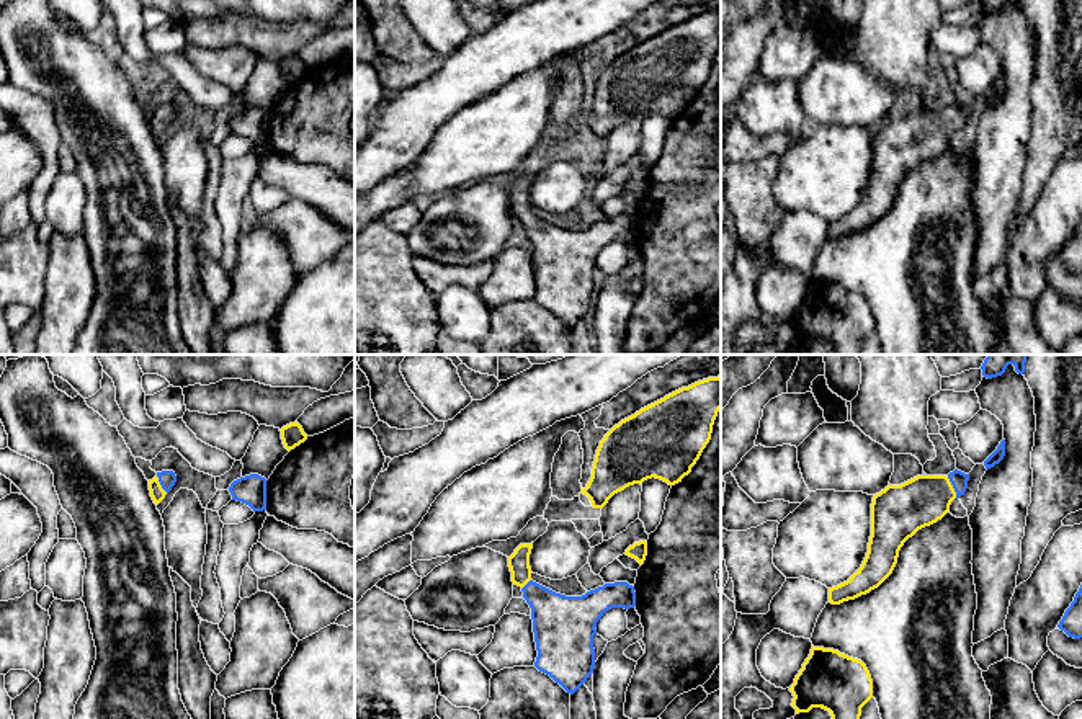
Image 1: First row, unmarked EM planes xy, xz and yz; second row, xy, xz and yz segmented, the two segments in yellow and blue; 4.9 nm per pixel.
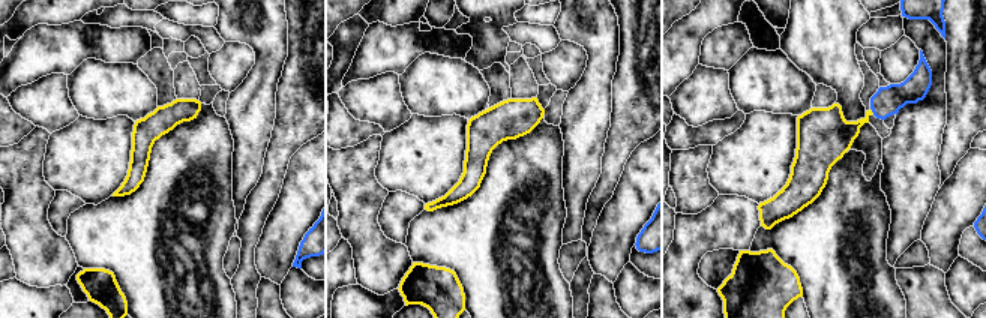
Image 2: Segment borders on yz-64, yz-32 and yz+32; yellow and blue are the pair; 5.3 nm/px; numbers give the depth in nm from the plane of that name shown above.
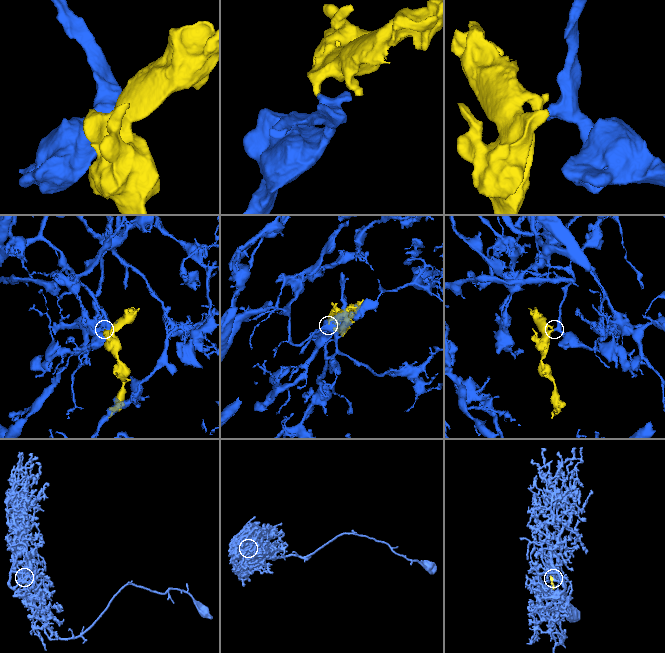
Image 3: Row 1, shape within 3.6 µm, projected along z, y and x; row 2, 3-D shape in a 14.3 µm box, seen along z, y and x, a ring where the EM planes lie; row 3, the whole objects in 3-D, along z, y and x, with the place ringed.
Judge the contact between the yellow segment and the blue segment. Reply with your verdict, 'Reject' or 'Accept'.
Accept

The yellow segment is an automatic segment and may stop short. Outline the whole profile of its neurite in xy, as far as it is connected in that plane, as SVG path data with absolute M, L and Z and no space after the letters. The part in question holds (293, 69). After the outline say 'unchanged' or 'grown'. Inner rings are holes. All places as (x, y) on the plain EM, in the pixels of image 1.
M297 56L283 60L279 65L283 78L288 85L294 83L307 74L307 69Z | unchanged

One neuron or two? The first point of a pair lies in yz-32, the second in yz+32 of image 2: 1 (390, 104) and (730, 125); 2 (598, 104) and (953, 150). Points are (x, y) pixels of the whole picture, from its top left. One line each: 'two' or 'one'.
1: two
2: two

